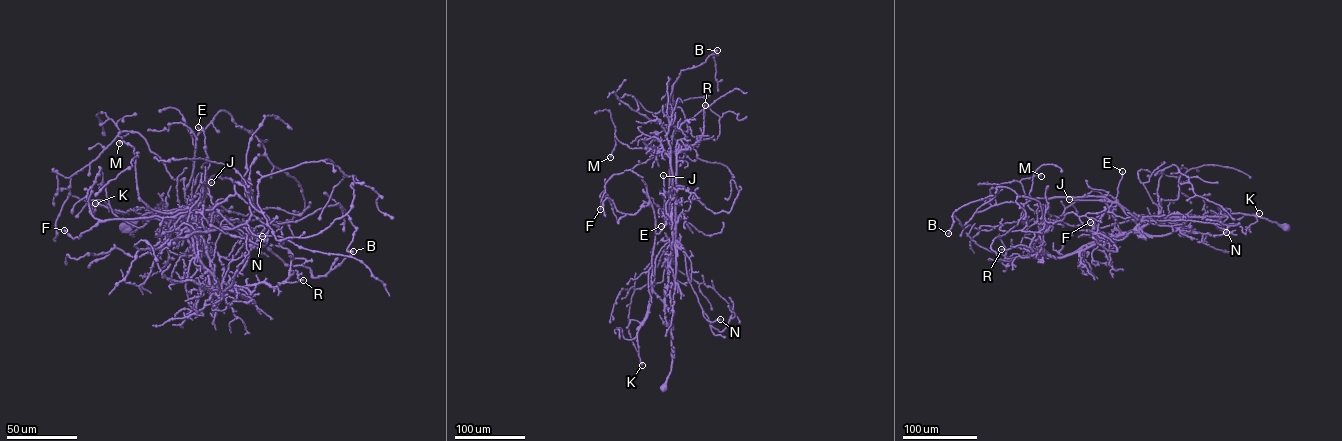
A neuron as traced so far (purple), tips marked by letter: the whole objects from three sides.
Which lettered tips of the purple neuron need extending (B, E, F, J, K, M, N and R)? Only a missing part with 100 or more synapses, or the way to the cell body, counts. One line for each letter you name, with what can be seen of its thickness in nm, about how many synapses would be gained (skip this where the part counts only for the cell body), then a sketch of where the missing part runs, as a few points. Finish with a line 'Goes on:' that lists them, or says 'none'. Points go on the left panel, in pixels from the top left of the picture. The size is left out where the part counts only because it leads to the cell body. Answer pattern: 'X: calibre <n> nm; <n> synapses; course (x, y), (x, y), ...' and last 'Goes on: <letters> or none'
J: calibre 360 nm; 200 synapses; course (211, 182), (222, 185), (226, 178), (240, 196), (232, 228), (184, 213), (166, 219), (129, 274)
Goes on: J

